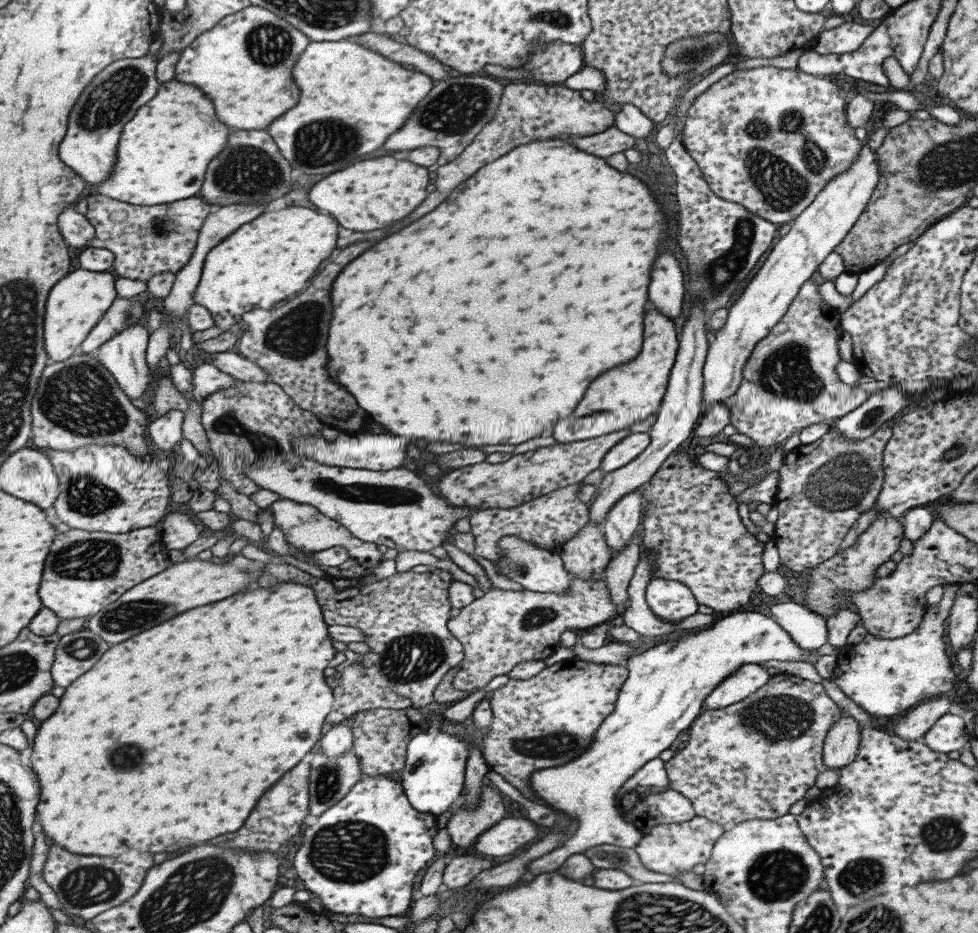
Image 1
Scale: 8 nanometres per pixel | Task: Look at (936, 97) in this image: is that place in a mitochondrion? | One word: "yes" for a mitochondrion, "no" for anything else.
no

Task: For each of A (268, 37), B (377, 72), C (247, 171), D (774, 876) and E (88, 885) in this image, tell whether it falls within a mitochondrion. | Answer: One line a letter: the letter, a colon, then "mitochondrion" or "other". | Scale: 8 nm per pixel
A: mitochondrion
B: other
C: mitochondrion
D: mitochondrion
E: mitochondrion

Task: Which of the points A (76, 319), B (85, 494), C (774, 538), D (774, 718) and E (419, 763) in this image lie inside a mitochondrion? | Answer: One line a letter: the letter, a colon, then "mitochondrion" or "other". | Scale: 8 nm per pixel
A: other
B: mitochondrion
C: other
D: mitochondrion
E: mitochondrion

